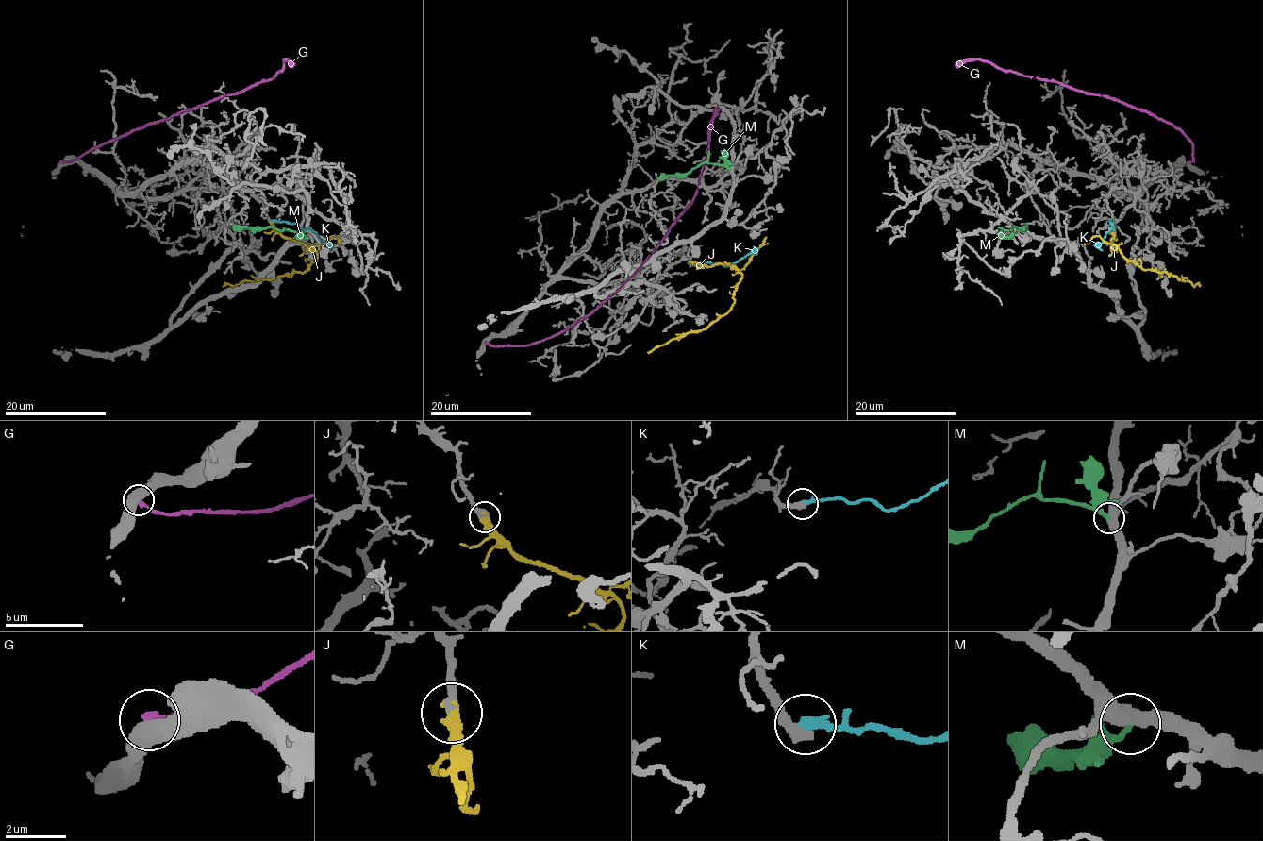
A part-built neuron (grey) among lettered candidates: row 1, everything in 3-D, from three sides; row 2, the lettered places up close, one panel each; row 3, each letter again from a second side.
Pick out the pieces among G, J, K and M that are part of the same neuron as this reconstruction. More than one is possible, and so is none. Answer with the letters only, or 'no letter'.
J, M

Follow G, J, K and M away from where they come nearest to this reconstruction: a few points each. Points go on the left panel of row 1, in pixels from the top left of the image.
G: (61, 162), (76, 159), (149, 124), (237, 94), (274, 76), (285, 60), (293, 66)
J: (272, 223), (283, 237), (298, 241), (316, 252), (317, 257), (308, 270), (285, 274), (277, 278), (223, 286)
K: (272, 221), (309, 228), (331, 251)
M: (305, 230), (298, 233), (272, 227), (235, 227), (233, 223)

